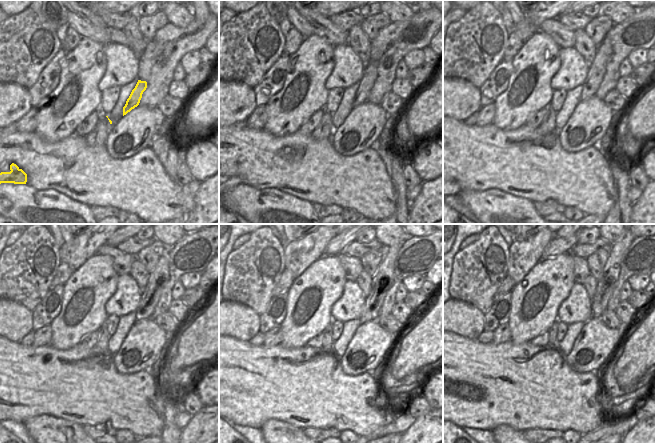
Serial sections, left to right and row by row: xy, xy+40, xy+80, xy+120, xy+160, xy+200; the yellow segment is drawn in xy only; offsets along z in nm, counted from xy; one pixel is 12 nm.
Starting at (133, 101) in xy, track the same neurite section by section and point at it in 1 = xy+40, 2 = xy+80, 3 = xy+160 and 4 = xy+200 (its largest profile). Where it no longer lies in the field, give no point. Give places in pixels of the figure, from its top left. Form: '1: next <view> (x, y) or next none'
1: next xy+40 (370, 74)
2: next xy+80 (597, 69)
3: next xy+160 (382, 280)
4: next xy+200 (606, 284)

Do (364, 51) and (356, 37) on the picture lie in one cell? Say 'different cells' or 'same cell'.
same cell

